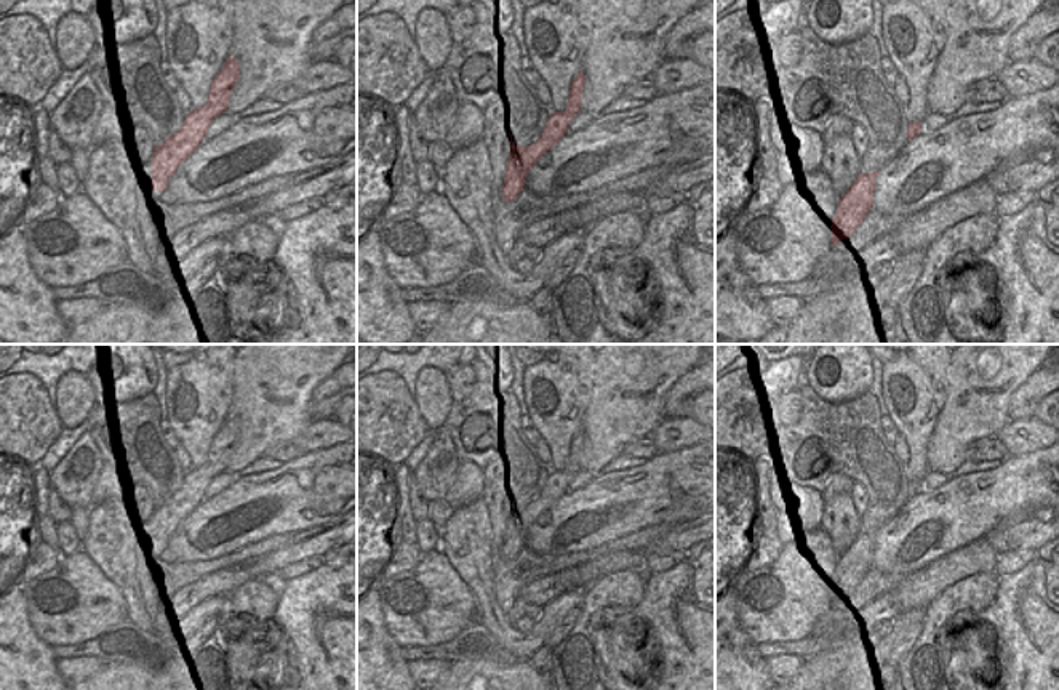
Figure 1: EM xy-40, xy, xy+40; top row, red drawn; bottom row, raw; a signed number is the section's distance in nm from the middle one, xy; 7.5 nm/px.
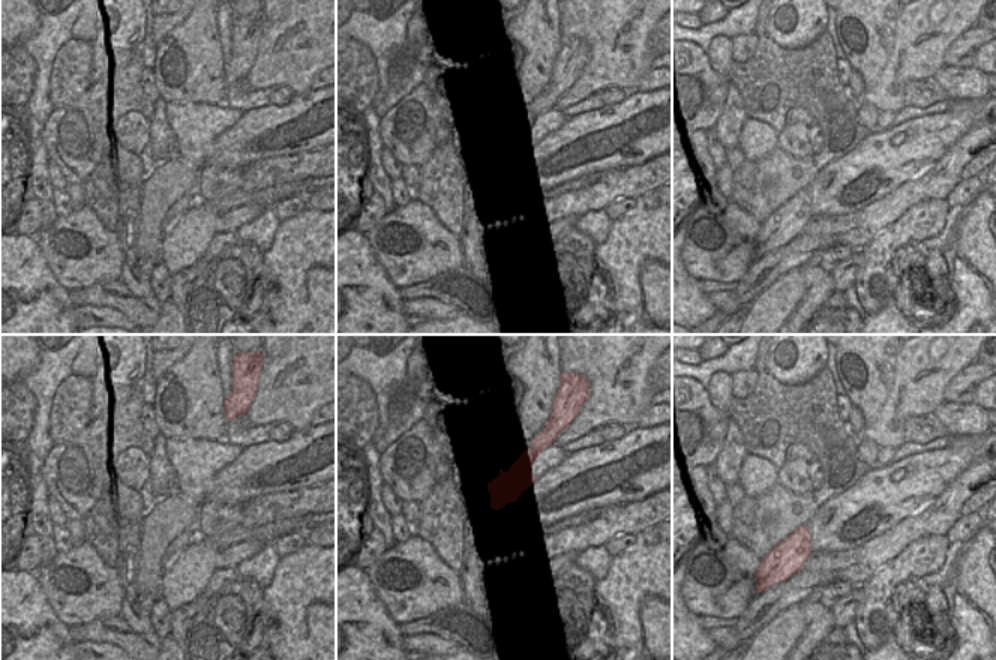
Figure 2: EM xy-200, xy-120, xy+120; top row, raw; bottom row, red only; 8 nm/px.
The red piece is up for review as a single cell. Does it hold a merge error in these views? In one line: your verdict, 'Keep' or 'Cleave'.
Keep.

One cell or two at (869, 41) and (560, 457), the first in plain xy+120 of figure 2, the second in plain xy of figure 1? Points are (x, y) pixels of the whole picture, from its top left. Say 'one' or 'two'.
one

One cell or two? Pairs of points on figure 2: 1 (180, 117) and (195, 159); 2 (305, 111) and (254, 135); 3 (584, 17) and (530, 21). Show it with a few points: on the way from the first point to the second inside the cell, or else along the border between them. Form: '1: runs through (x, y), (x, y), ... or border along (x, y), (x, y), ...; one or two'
1: runs through (191, 128), (194, 131), (194, 149); one
2: runs through (293, 117), (266, 132); one
3: border along (558, 15), (560, 38); two

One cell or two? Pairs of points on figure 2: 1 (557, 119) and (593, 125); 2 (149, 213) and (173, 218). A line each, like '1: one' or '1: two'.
1: two
2: two

